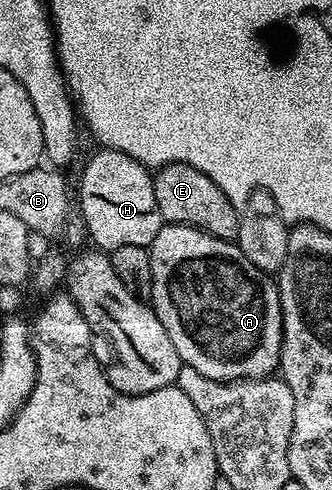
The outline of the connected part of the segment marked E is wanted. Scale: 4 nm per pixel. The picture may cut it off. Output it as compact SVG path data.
M178 164L173 166L161 166L152 174L154 184L154 200L158 200L158 212L164 217L165 223L173 226L193 226L199 230L204 230L215 238L235 239L242 219L241 211L198 168Z

